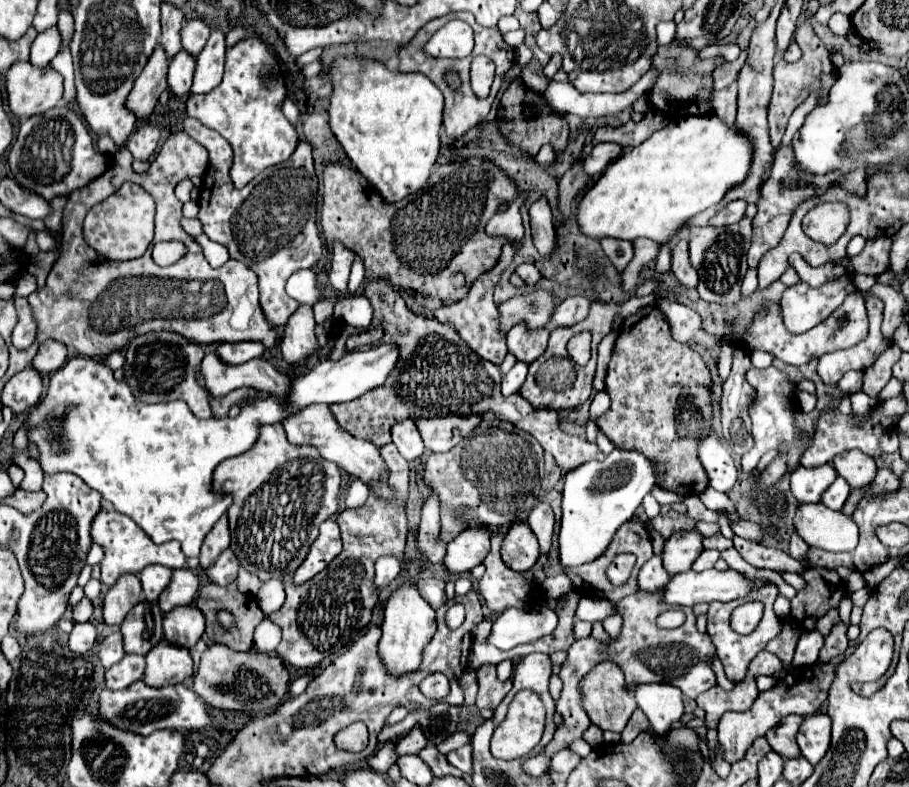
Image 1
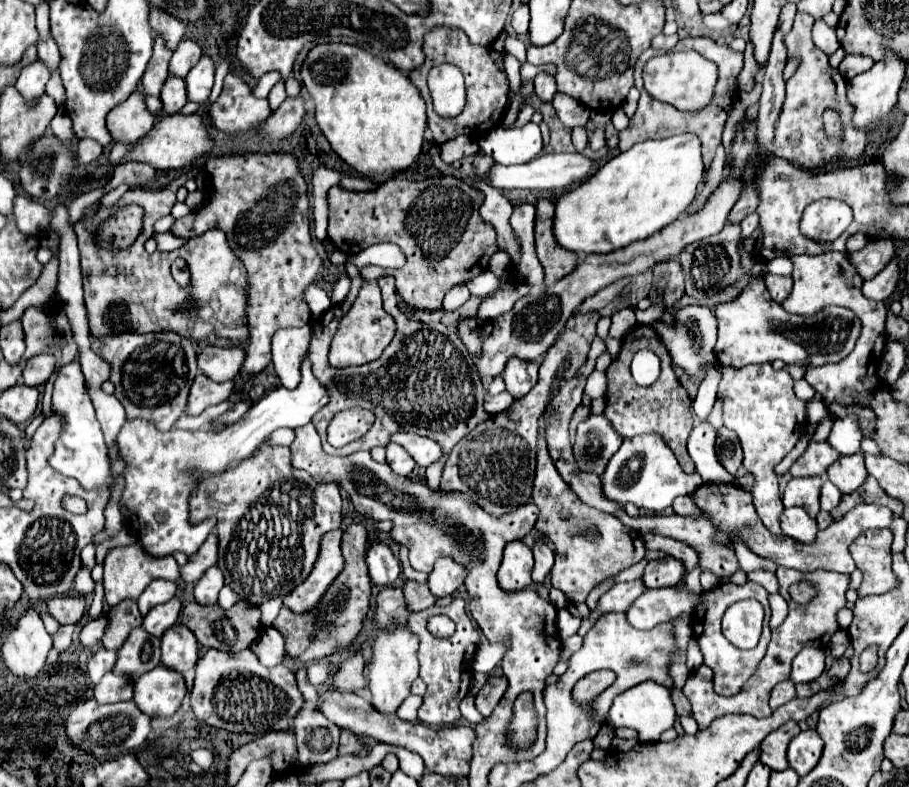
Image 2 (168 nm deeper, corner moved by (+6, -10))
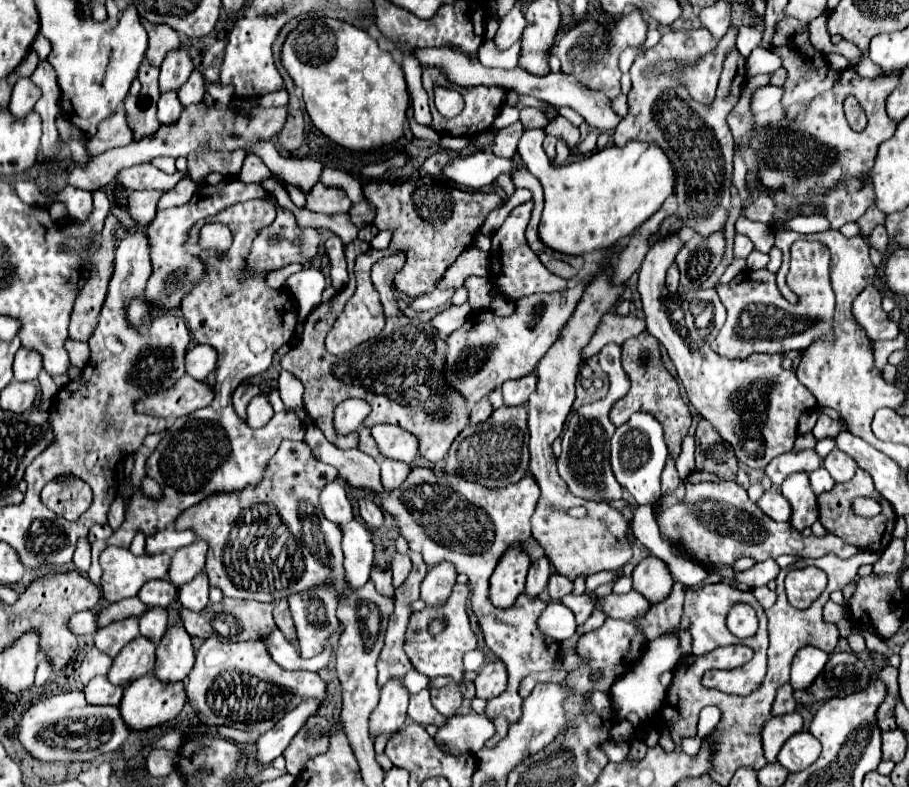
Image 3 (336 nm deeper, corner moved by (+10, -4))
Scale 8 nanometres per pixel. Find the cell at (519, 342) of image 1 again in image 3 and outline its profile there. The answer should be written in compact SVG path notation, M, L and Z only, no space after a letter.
M530 373L528 377L522 379L512 379L502 385L502 397L504 405L514 407L514 405L524 405L528 403L528 397L536 391L536 375Z

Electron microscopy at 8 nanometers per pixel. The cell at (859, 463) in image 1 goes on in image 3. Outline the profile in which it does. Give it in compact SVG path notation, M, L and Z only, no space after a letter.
M832 449L828 453L828 457L824 459L824 467L834 477L836 483L844 483L844 481L850 481L854 477L858 465L856 465L856 461L852 461L852 457L842 453L840 449Z

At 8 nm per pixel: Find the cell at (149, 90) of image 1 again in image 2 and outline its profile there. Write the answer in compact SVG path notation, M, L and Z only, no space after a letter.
M134 91L124 103L116 105L106 119L106 127L112 133L114 141L130 143L140 137L144 137L156 119L152 119L152 113L148 111L144 103L144 93Z

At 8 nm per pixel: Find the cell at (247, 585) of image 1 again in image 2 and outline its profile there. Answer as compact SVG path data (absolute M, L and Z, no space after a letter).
M226 585L222 591L220 591L220 597L218 597L218 603L220 603L220 607L224 607L224 609L228 609L230 605L234 605L236 601L238 601L240 597Z

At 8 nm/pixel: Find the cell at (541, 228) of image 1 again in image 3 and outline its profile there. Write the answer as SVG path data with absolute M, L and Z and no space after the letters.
M532 201L514 207L512 213L506 217L504 225L500 229L496 229L494 235L492 235L492 249L496 251L498 261L500 261L500 277L492 277L492 263L490 263L490 281L498 289L500 295L506 295L512 301L518 301L520 297L526 297L526 295L532 295L532 293L538 293L538 291L552 293L552 291L564 291L566 289L566 279L550 273L540 263L536 253L532 253L532 249L528 249L524 231L526 231L526 225L530 221L532 207L534 207Z

